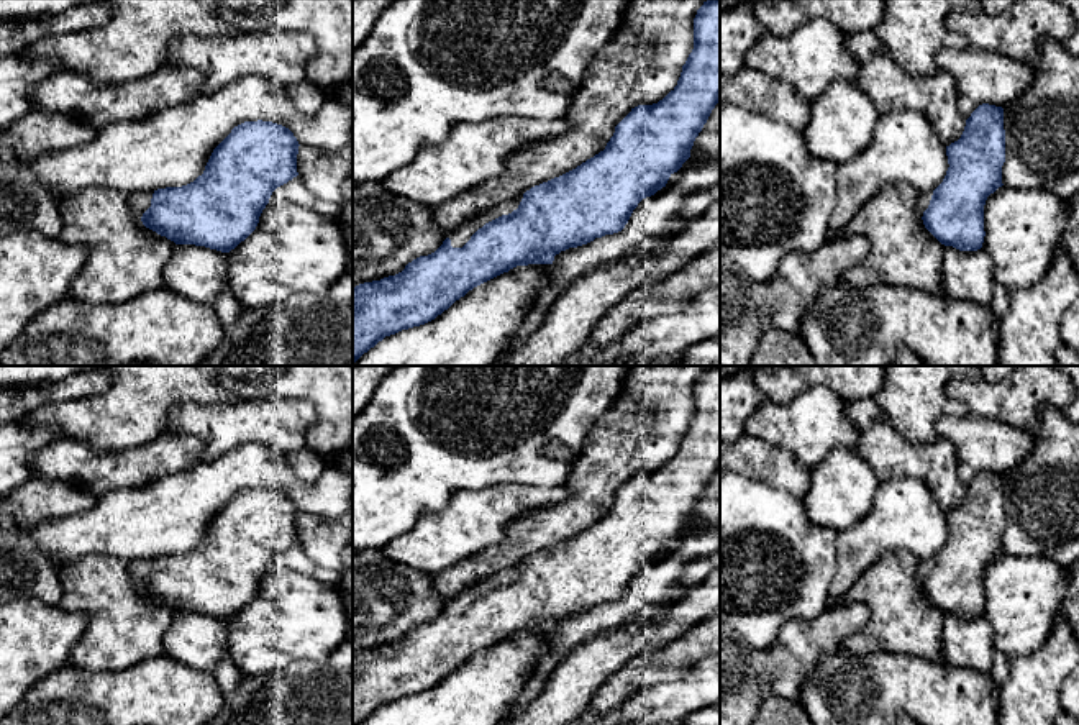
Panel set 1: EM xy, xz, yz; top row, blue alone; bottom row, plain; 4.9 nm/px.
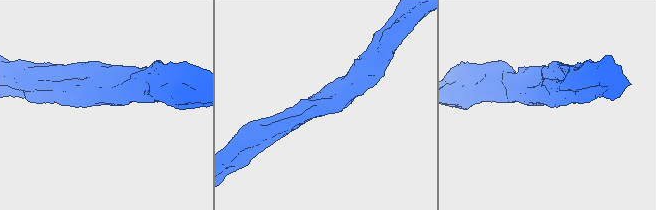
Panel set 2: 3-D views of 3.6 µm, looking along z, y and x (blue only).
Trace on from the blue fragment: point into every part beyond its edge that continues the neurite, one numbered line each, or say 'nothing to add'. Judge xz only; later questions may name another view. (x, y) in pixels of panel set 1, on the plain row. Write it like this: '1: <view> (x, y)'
1: xz (458, 606)

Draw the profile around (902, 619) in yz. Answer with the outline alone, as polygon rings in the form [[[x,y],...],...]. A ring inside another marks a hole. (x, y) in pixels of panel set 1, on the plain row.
[[[907,549],[886,551],[843,597],[846,605],[861,602],[869,612],[869,623],[843,638],[843,648],[854,654],[902,653],[933,663],[945,663],[941,648],[945,612],[923,592],[917,581],[920,558]]]

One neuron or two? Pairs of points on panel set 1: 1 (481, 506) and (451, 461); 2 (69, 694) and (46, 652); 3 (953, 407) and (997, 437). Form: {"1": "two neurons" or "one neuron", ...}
{"1": "two neurons", "2": "two neurons", "3": "two neurons"}

